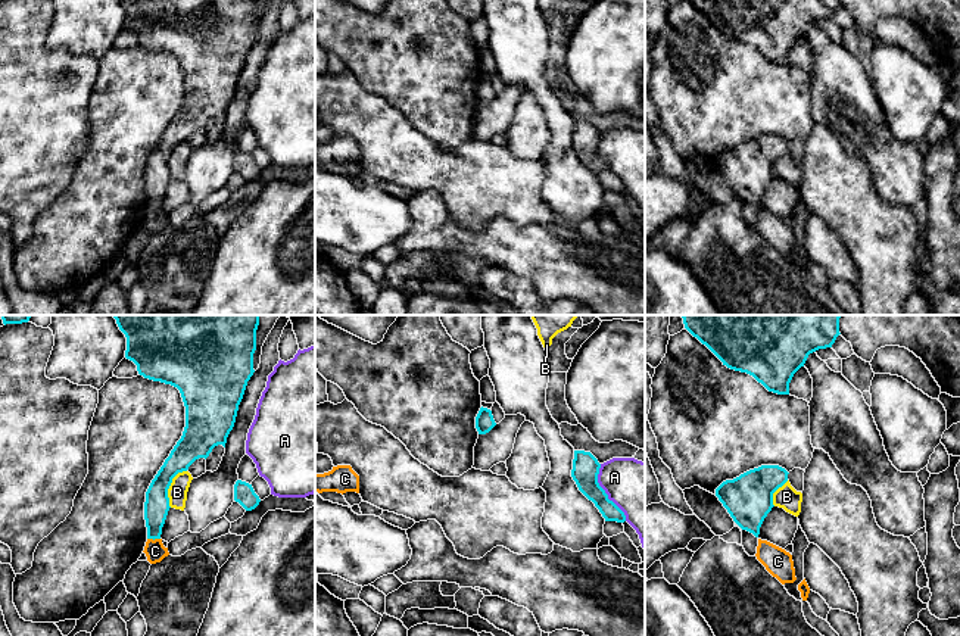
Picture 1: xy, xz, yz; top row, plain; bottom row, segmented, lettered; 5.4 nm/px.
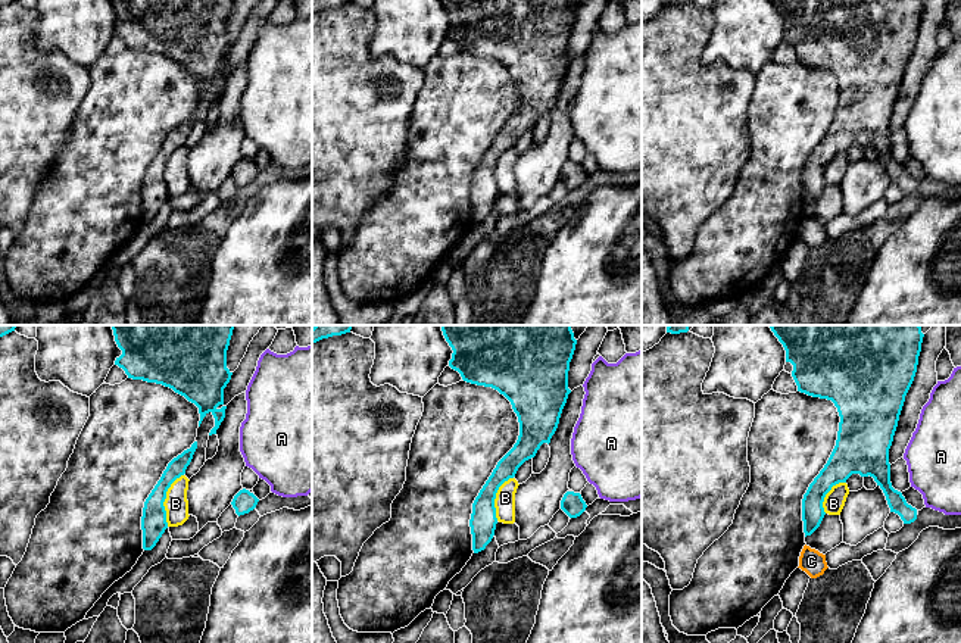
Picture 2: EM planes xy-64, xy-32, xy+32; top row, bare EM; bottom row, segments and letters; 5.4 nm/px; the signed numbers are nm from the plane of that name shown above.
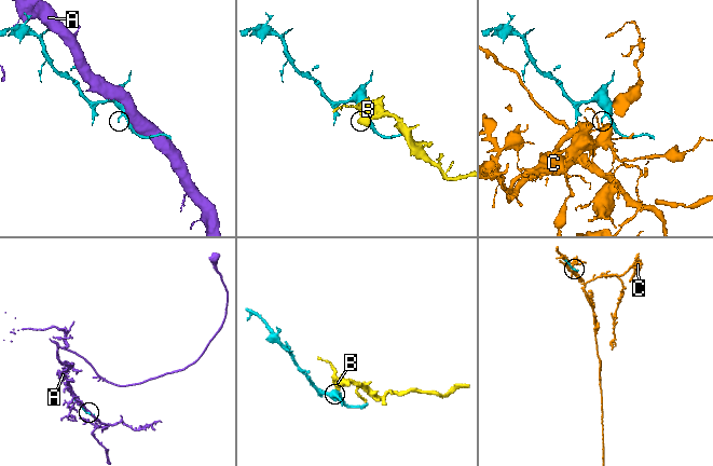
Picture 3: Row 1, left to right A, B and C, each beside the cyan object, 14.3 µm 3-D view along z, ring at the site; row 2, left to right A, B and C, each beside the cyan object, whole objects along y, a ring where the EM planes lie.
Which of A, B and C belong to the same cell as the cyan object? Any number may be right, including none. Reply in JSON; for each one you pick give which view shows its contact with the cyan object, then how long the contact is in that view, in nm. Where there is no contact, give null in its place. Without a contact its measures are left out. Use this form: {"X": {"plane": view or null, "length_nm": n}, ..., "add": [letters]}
{"add": []}

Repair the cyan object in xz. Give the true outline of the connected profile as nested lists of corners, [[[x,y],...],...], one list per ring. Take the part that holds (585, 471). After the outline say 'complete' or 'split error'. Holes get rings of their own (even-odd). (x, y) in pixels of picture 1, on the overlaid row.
[[[574,450],[571,477],[579,490],[595,504],[605,521],[624,523],[624,512],[608,499],[608,495],[598,483],[601,464],[598,459],[585,450]]] | complete

